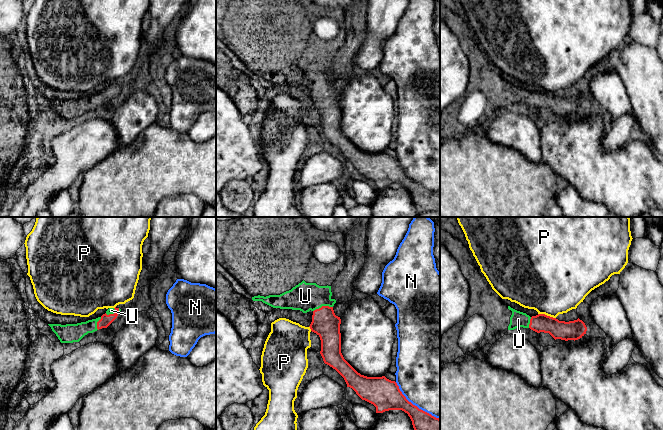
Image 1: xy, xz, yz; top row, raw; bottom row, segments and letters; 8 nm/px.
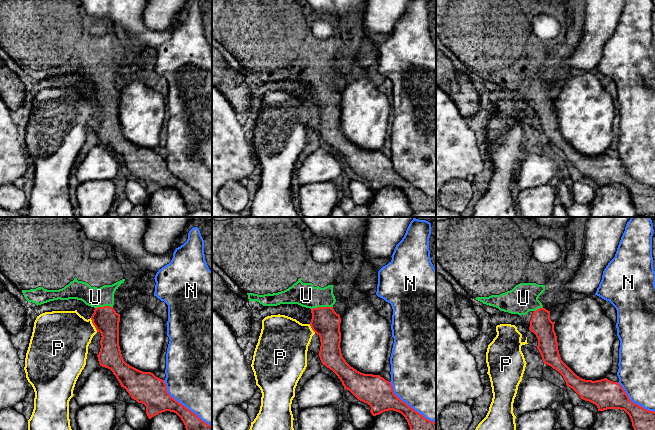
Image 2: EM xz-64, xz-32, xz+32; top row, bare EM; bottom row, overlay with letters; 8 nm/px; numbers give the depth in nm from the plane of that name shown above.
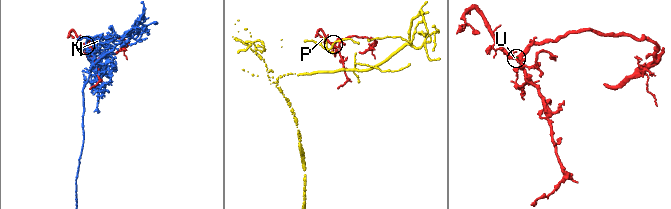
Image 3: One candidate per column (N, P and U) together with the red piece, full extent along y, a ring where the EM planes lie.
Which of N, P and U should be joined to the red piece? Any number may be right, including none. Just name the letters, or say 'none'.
U

